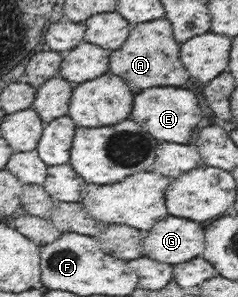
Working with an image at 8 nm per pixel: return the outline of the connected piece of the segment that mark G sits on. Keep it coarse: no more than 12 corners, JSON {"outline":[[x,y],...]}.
{"outline":[[169,215],[144,232],[143,254],[169,265],[202,256],[201,223]]}

